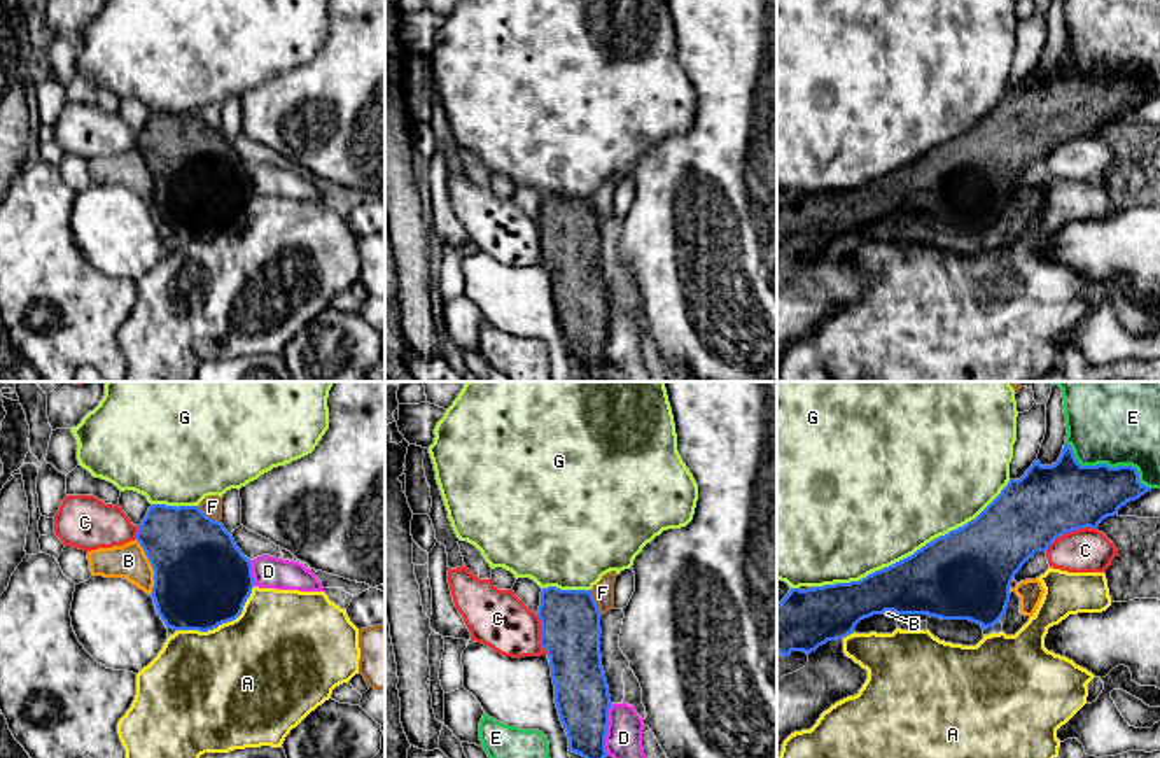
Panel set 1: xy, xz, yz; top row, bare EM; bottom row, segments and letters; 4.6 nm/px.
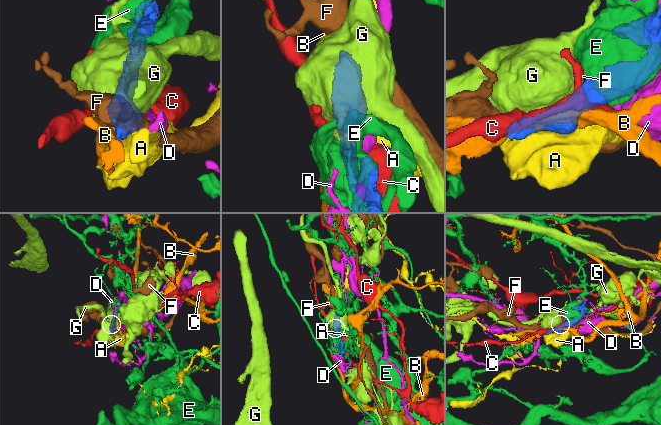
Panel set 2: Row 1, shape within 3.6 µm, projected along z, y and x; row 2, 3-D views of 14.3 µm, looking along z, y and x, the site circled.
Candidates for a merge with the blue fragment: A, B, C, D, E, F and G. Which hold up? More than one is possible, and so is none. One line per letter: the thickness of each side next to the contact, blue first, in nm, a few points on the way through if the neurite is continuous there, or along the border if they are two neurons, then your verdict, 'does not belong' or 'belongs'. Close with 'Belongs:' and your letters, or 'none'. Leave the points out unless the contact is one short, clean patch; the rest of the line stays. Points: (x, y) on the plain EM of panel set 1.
A: 440/480 nm | does not belong
B: 440/160 nm | does not belong
C: 340/200 nm | does not belong
D: 260/170 nm | does not belong
E: 320/340 nm | does not belong
F: 280/100 nm | does not belong
G: 420/500 nm | does not belong
Belongs: none

